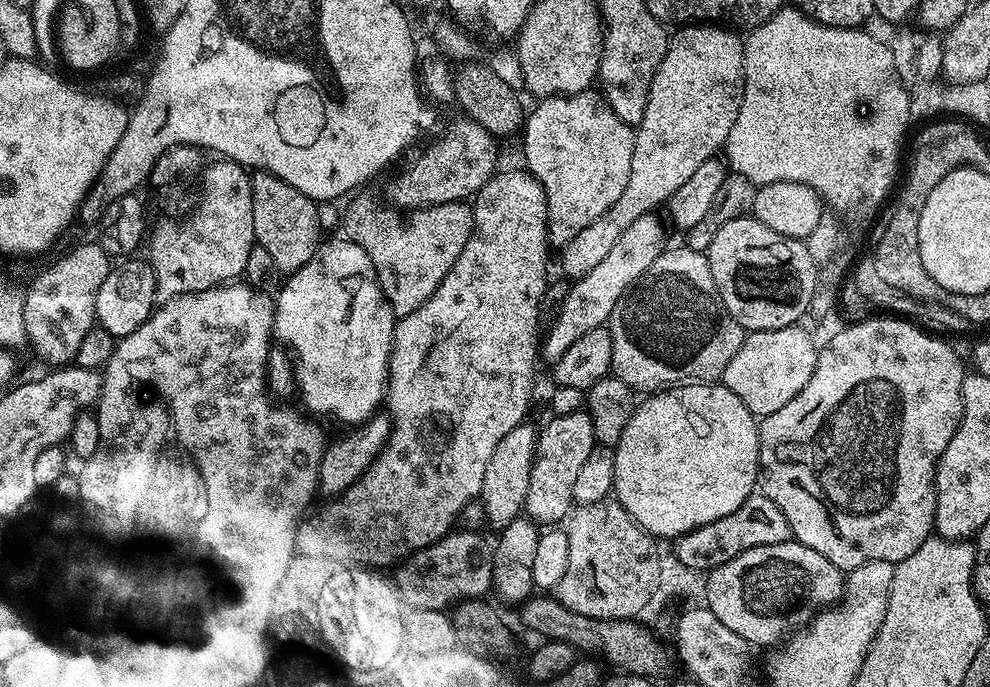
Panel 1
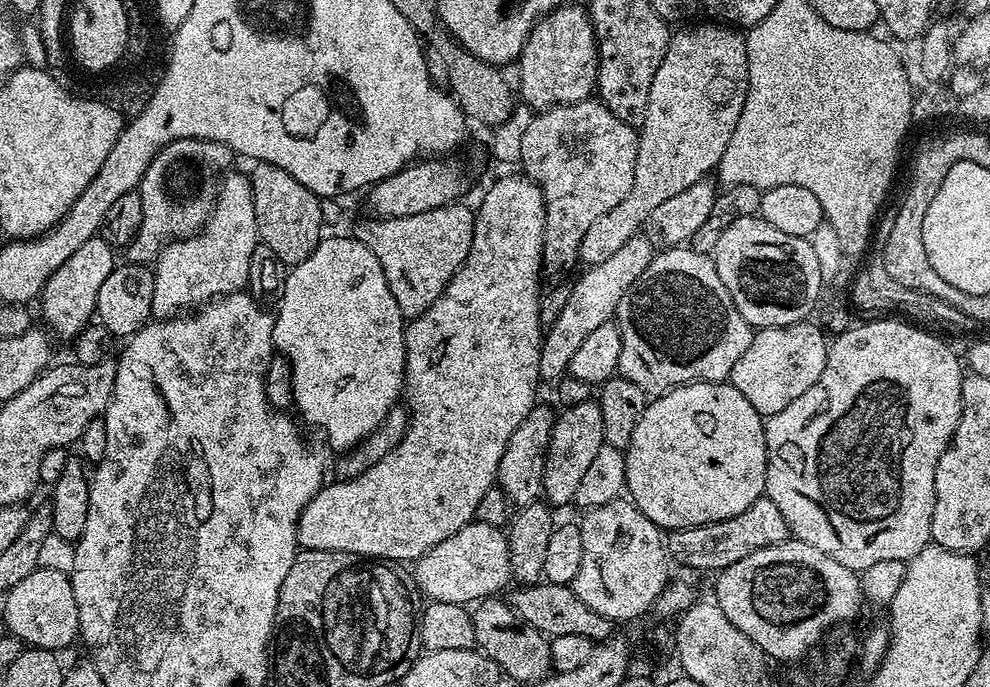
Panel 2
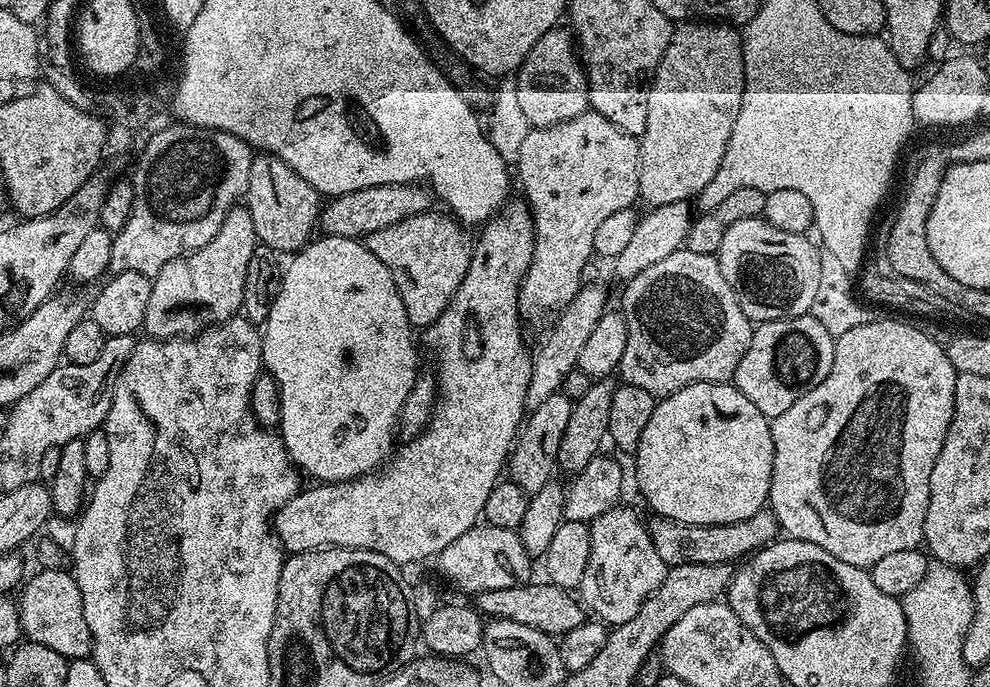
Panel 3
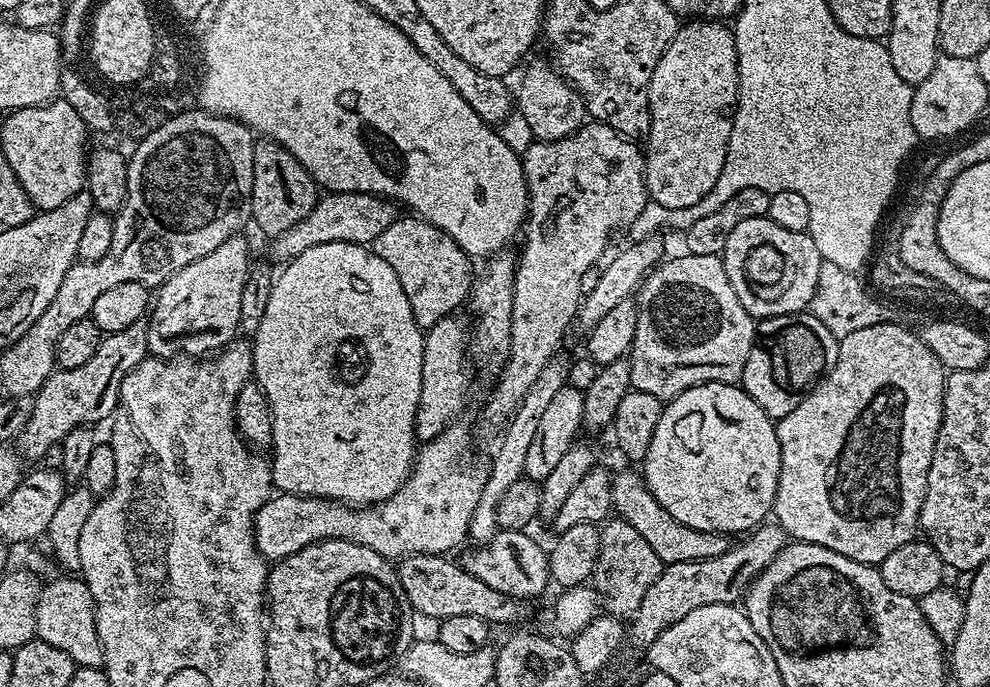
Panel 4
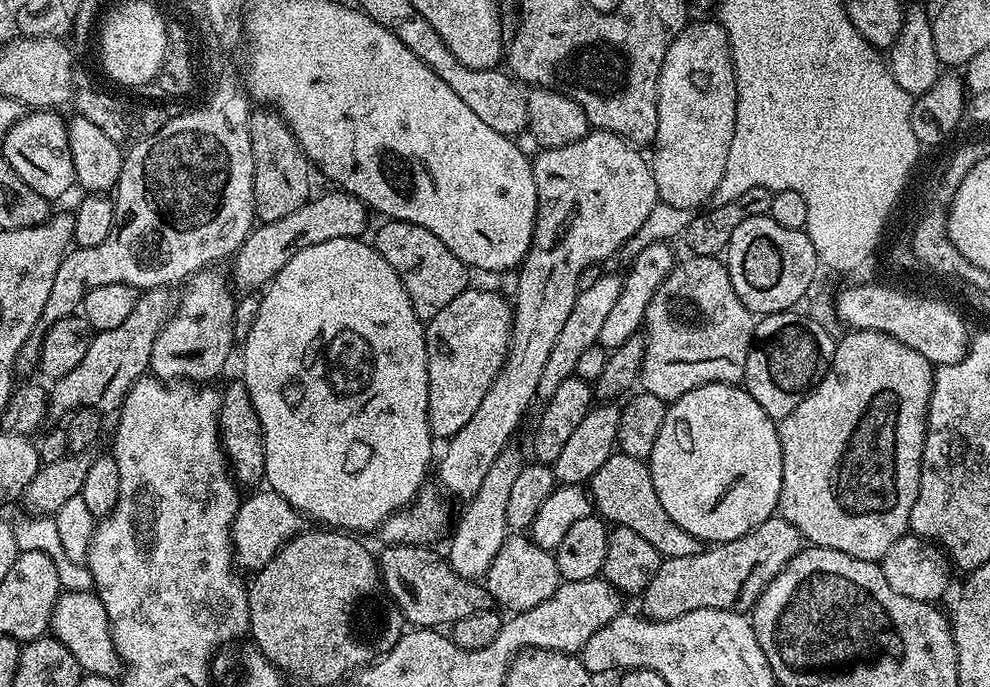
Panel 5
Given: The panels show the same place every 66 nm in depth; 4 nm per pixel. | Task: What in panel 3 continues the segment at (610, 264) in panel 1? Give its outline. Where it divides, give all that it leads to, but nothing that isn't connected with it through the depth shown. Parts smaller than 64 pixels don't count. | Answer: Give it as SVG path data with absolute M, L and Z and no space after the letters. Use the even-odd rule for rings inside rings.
M588 282L581 287L579 294L564 307L564 311L555 317L556 325L549 330L544 345L538 350L535 349L532 358L532 377L528 387L527 403L529 409L537 408L542 402L546 402L546 398L550 398L550 394L563 389L566 374L570 374L570 370L574 370L579 365L582 346L586 346L589 340L590 330L598 326L602 314L608 307L607 294L598 285Z

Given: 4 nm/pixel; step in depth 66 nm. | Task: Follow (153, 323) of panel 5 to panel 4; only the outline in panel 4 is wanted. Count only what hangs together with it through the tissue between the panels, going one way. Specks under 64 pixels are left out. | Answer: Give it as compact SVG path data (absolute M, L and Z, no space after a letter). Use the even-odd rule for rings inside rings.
M139 323L126 330L107 333L101 339L94 358L90 358L86 366L60 368L53 372L48 381L34 393L29 422L18 437L19 455L25 461L43 461L46 450L60 444L76 427L96 426L99 420L107 421L116 411L120 387L126 374L133 372L148 355L148 333L145 325Z

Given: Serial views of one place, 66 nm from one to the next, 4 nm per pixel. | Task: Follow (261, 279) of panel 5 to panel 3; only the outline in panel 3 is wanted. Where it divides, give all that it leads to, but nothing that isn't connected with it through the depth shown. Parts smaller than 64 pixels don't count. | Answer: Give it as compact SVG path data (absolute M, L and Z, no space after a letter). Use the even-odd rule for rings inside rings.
M379 184L329 199L323 205L318 228L326 236L345 236L351 240L367 238L378 230L386 230L386 226L429 211L433 204L433 193L420 184Z

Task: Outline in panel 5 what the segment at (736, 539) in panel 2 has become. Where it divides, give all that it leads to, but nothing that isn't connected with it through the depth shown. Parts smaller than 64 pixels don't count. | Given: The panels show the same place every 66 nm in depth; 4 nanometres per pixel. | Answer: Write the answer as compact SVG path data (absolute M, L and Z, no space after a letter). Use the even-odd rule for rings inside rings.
M617 451L609 460L602 462L599 470L592 475L590 495L595 511L609 525L634 530L634 534L646 538L646 542L658 550L661 558L690 558L690 554L702 551L702 541L694 534L682 530L682 526L678 526L678 522L666 514L658 498L658 490L654 490L652 475L645 461Z

